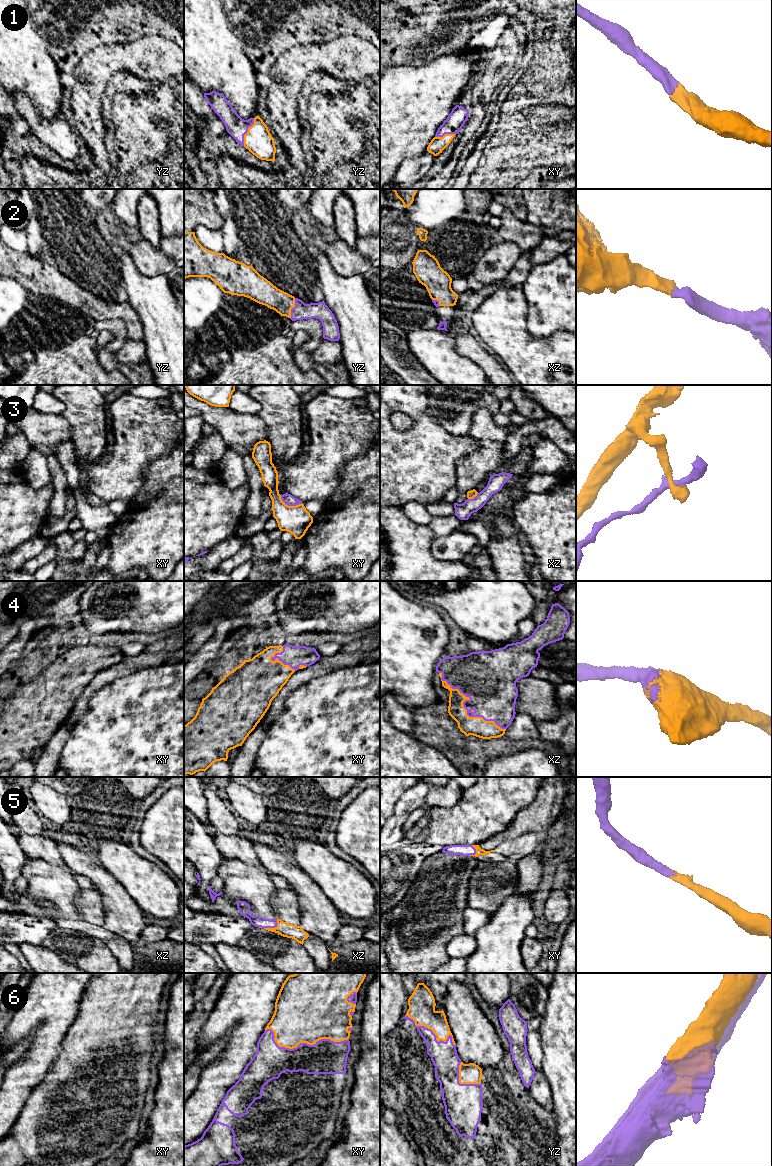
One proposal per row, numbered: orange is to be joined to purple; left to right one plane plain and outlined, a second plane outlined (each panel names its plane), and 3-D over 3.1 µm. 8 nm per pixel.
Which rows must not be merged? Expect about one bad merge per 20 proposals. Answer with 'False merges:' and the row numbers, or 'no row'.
False merges: 3

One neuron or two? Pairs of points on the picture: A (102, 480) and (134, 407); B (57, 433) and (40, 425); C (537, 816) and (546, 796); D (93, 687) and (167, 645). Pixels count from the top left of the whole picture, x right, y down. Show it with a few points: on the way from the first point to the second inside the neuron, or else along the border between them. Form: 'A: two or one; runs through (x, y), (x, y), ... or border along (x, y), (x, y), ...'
A: one; runs through (121, 463), (135, 449), (135, 426)
B: one; runs through (53, 430), (44, 429)
C: one; runs through (542, 811), (546, 807), (546, 801)
D: one; runs through (111, 674), (149, 657)

